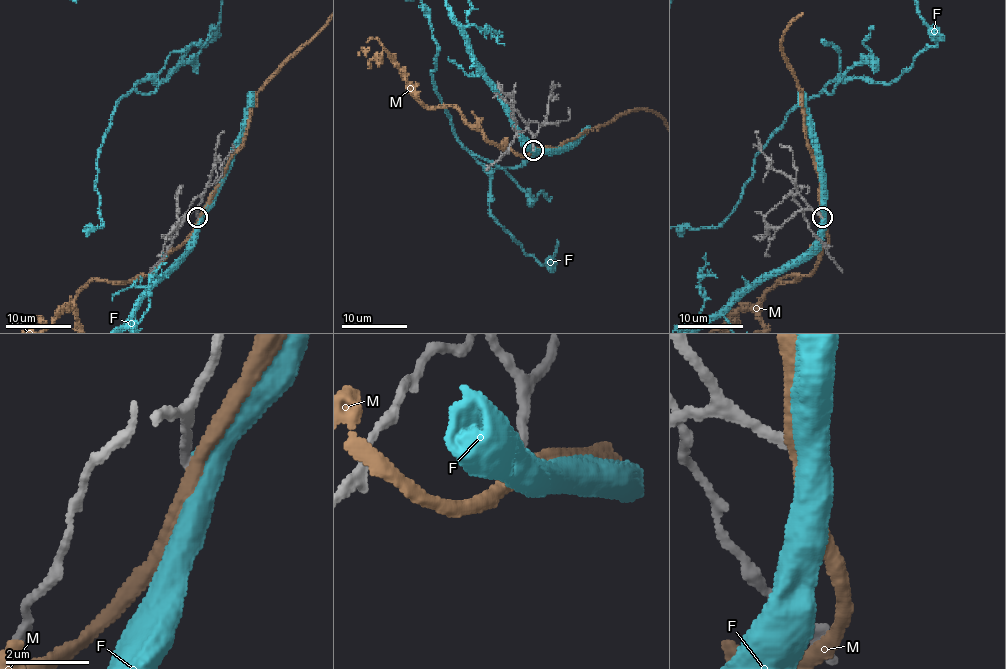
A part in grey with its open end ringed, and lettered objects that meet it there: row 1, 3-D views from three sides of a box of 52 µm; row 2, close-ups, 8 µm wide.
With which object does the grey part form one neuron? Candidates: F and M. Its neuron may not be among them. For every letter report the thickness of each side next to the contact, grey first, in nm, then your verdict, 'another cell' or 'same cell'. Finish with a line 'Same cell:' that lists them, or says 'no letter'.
F: 260 nm thick on the grey side, 480 nm on the other; same cell
M: 260 nm thick on the grey side, 320 nm on the other; another cell
Same cell: F

